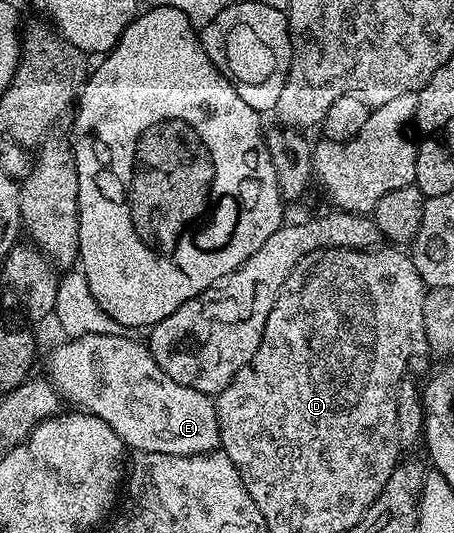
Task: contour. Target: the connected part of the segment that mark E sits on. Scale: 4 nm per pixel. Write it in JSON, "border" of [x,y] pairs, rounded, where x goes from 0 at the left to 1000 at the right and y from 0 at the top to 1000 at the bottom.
{"border":[[[275,629],[145,634],[101,670],[97,709],[137,750],[154,749],[163,765],[236,790],[278,841],[293,846],[456,854],[480,844],[487,807],[471,750],[377,715],[333,670],[326,649]]]}

